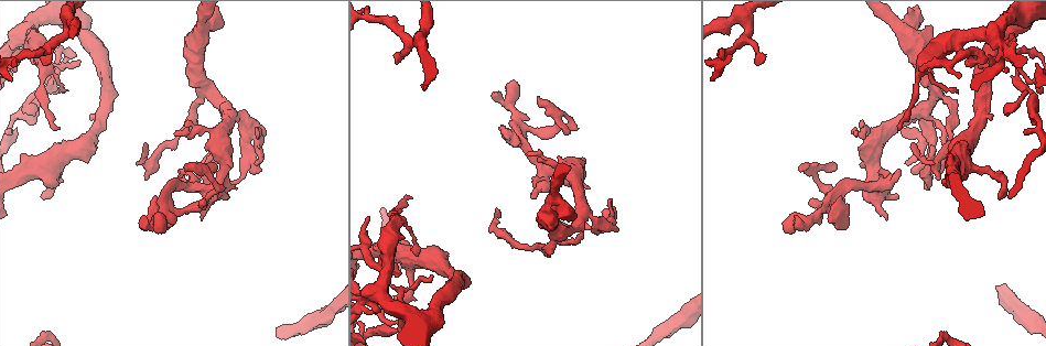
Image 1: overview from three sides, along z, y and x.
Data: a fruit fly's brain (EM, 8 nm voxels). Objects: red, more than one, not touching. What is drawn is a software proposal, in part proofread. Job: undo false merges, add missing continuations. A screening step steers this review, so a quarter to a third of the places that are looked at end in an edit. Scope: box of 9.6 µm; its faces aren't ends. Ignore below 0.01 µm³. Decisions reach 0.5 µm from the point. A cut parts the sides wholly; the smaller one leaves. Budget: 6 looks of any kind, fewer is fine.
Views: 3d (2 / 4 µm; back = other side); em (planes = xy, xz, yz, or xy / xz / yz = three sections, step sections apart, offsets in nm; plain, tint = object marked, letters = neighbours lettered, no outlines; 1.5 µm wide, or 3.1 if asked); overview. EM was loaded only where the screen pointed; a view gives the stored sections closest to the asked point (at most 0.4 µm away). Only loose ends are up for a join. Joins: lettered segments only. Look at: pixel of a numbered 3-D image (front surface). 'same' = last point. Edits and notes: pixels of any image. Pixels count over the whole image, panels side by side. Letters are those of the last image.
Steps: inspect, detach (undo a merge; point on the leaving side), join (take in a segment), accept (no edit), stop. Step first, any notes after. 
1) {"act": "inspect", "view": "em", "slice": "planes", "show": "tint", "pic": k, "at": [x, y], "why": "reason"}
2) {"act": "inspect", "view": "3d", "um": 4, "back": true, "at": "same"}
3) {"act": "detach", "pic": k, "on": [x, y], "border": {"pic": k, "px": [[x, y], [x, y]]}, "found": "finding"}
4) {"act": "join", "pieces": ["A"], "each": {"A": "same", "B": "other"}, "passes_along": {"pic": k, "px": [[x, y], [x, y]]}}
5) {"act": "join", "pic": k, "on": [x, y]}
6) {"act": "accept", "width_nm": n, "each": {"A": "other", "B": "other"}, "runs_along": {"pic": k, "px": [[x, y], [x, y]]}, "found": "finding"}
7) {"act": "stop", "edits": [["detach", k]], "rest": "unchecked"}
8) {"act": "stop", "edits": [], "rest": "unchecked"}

{"act": "inspect", "view": "em", "slice": "xy", "step": 8, "show": "letters", "pic": 1, "at": [401, 323], "why": "a narrow waist"}

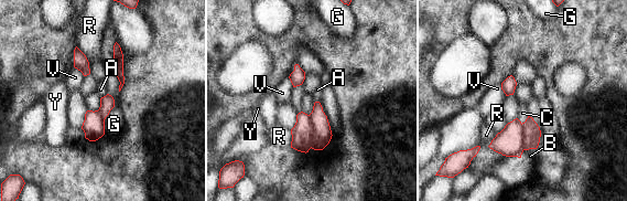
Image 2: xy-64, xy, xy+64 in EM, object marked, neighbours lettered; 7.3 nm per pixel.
{"act": "inspect", "view": "em", "slice": "planes", "show": "letters", "at": "same", "why": "another direction"}

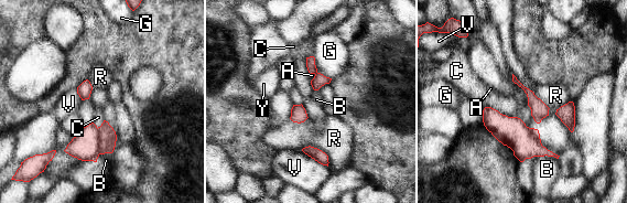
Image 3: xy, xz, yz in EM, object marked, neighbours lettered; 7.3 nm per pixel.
{"act": "detach", "pic": 3, "on": [107, 136], "width_nm": 100, "each": {"A": "other", "B": "other", "C": "other", "G": "other", "R": "other", "V": "other", "Y": "other"}, "border": {"pic": 3, "px": [[97, 128], [99, 153]]}, "found": "a second neuron is stuck on"}

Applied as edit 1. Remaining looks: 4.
{"act": "inspect", "view": "overview", "why": "see it whole again"}

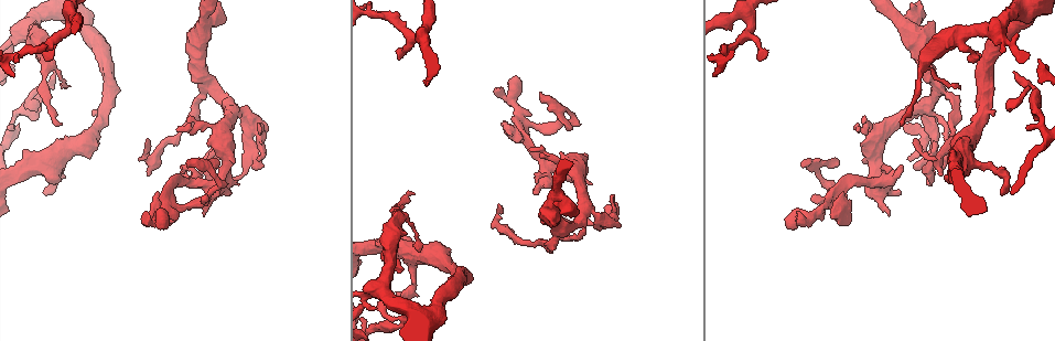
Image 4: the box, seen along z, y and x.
{"act": "inspect", "view": "3d", "um": 2, "pic": 4, "at": [856, 129], "why": "an open end"}

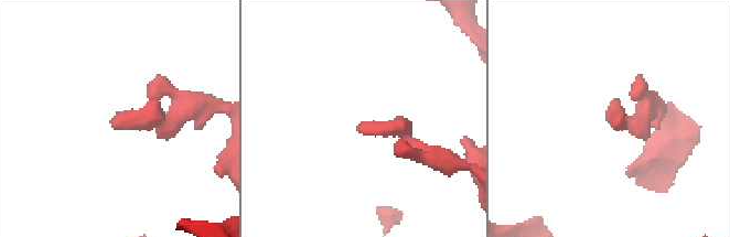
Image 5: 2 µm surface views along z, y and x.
{"act": "inspect", "view": "em", "slice": "planes", "show": "tint", "pic": 5, "at": [358, 125], "why": "shape alone is not enough"}

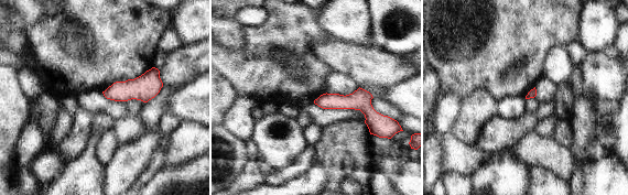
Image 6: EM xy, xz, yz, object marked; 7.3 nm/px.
{"act": "inspect", "view": "em", "slice": "planes", "show": "letters", "at": "same"}

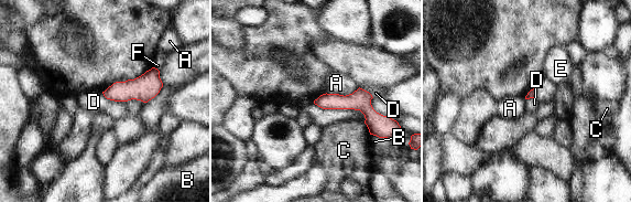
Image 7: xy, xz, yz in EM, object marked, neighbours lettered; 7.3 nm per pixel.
{"act": "accept", "each": {"A": "other", "B": "other", "C": "other", "D": "other", "E": "other", "F": "other"}, "border": {"pic": 7, "px": [[101, 93], [115, 100], [143, 103]]}, "found": "no lettered segment goes on from it"}

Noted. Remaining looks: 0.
{"act": "stop", "edits": [["detach", 3]], "rest": "unchecked"}

